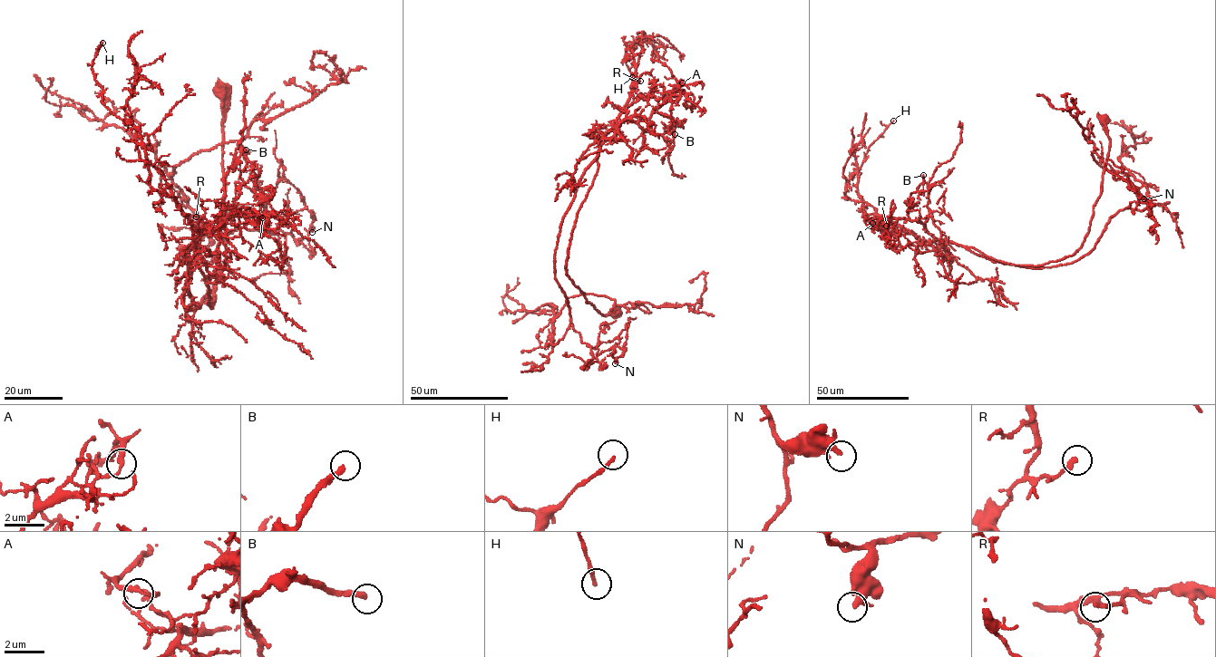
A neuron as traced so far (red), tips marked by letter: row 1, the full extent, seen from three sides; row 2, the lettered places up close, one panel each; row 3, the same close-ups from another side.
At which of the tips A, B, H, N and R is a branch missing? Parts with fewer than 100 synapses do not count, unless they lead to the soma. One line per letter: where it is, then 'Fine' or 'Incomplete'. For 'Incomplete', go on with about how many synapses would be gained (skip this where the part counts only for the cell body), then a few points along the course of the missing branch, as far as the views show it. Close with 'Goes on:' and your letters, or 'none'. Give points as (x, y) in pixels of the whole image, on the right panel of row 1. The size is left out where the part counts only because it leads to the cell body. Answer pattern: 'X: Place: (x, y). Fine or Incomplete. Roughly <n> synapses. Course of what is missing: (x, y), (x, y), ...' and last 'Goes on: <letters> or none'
A: Place: (872, 223). Fine
B: Place: (923, 175). Incomplete. Roughly 120 synapses. Course of what is missing: (923, 175), (926, 163), (919, 153), (937, 132)
H: Place: (893, 120). Fine
N: Place: (1143, 198). Fine
R: Place: (886, 226). Fine
Goes on: B

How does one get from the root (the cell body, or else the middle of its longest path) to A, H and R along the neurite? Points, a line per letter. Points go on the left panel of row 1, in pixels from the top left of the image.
A: (221, 91), (226, 263), (209, 306), (204, 276), (183, 252), (208, 227), (233, 213), (255, 209), (262, 217)
H: (221, 91), (226, 263), (211, 307), (182, 254), (191, 224), (139, 130), (103, 104), (91, 67), (102, 43)
R: (221, 91), (226, 263), (211, 307), (203, 275), (182, 254), (195, 242), (184, 215), (196, 217)

